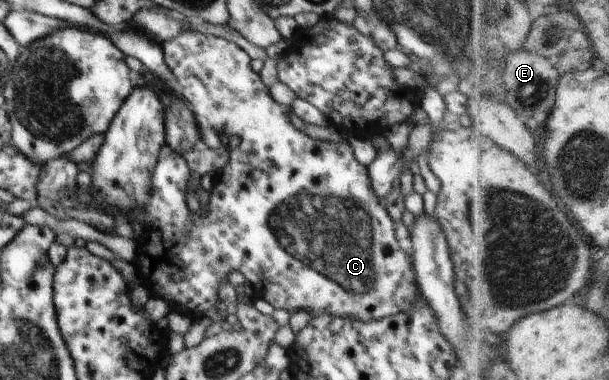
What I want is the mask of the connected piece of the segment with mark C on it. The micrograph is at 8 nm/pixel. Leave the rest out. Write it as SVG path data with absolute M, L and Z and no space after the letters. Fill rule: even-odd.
M190 31L183 33L178 37L175 37L174 40L168 40L167 42L161 45L161 48L163 51L164 61L166 62L166 65L171 69L171 73L173 74L173 77L177 80L177 83L180 87L180 95L182 95L182 97L187 100L187 102L191 106L191 110L195 113L198 120L203 121L206 124L210 124L215 130L221 131L223 133L232 133L234 135L238 135L241 141L239 147L236 147L236 149L231 149L229 162L221 169L219 173L216 174L216 181L214 187L210 192L208 192L210 197L210 211L208 211L208 214L204 214L204 212L201 210L201 216L193 213L192 210L188 208L188 204L186 204L186 195L188 195L188 192L190 190L190 172L187 161L183 158L182 155L180 155L178 152L175 152L168 144L165 144L163 148L159 151L159 162L156 164L156 167L153 171L151 196L149 197L149 202L145 205L145 208L142 212L137 212L136 214L133 214L132 216L126 218L129 223L132 223L132 219L134 219L134 221L138 221L140 224L142 224L145 229L152 230L148 243L146 244L146 246L141 248L141 250L139 250L141 252L141 254L139 255L139 267L143 272L143 284L151 288L152 295L155 295L156 297L162 297L165 301L167 301L170 306L170 311L176 310L177 312L180 312L181 314L186 314L187 316L190 316L192 319L194 319L194 317L196 317L195 313L204 314L206 313L206 311L208 311L208 309L216 305L216 301L219 299L218 287L220 287L220 283L227 279L227 275L230 273L230 271L236 270L240 273L243 273L244 277L253 285L257 298L265 299L275 309L286 309L286 311L288 311L290 314L293 314L298 310L306 310L308 311L308 313L310 313L311 317L320 315L335 315L339 318L351 318L352 320L373 322L411 310L413 308L413 304L419 299L420 293L418 284L416 283L415 271L412 269L411 264L408 262L409 255L407 254L407 251L400 247L400 243L398 242L398 239L396 239L395 221L390 217L390 214L386 211L386 208L380 203L380 200L376 197L376 195L374 195L372 186L370 185L367 167L358 163L358 160L355 158L354 152L352 151L349 142L337 142L336 144L331 144L330 142L321 142L312 139L308 134L304 132L298 131L298 129L294 127L294 124L290 122L290 111L292 111L292 109L290 109L289 106L282 105L281 103L276 103L276 101L272 99L272 96L269 92L269 88L262 82L262 80L260 80L260 76L258 76L258 73L252 70L252 67L250 66L250 56L248 56L248 53L246 53L244 49L240 48L236 43L229 42L226 39L216 37L212 34L204 34L197 31Z

